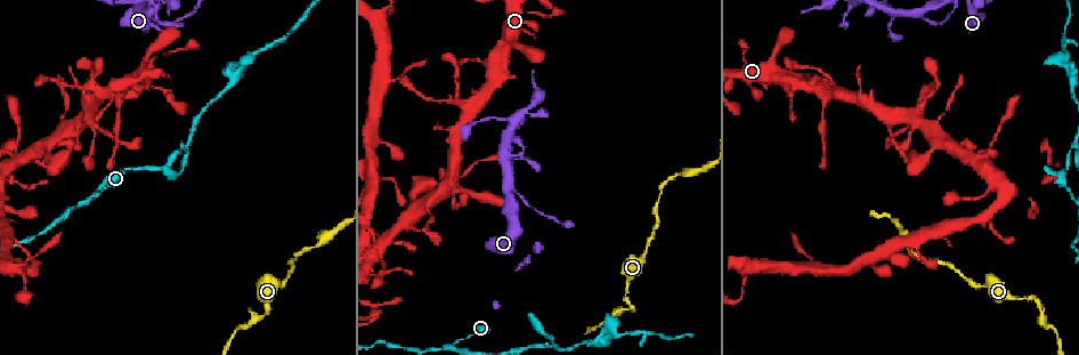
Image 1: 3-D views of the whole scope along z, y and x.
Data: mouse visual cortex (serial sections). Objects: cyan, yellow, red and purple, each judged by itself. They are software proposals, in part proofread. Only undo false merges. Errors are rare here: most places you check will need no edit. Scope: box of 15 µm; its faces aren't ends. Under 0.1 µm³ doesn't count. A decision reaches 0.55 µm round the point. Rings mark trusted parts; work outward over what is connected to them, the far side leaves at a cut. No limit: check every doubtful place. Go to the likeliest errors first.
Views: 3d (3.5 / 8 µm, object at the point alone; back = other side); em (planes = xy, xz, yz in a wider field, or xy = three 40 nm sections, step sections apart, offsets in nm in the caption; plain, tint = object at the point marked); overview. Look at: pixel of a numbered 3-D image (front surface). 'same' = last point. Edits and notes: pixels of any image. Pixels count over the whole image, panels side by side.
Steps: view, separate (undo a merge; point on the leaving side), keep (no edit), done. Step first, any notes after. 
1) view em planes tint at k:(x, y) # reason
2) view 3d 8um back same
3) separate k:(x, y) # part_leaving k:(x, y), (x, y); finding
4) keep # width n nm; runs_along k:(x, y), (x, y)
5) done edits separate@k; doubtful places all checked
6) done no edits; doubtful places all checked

view 3d 3.5um at 1:(241, 68) # a fork

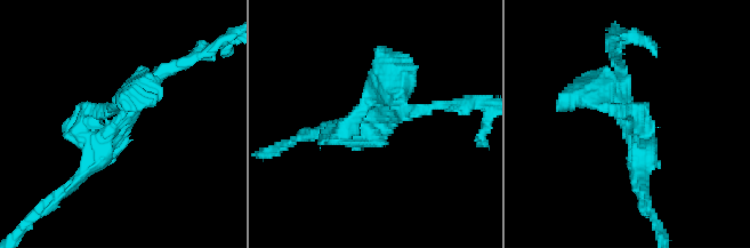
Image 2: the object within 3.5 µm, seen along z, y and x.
view em xy step 5 tint at 2:(625, 120)

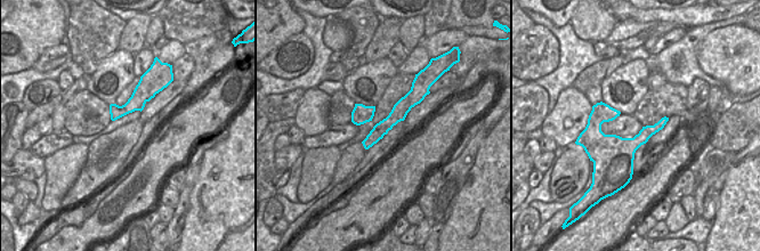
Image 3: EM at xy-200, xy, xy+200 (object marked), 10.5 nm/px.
keep # width 180 nm; runs_along 3:(414, 88), (414, 95), (366, 145); continuous, no second cell

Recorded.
view 3d 8um at 1:(624, 297) # abrupt turn

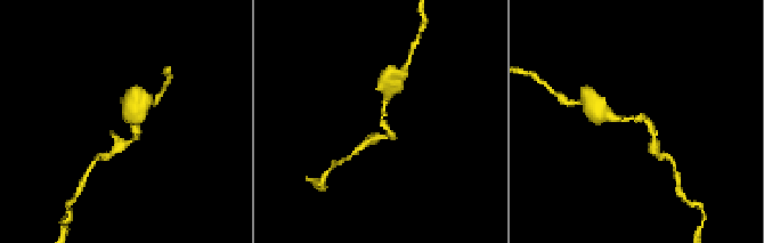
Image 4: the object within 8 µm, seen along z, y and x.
view em xy step 2 tint at 4:(382, 120) # arm_widths 200, 250 nm

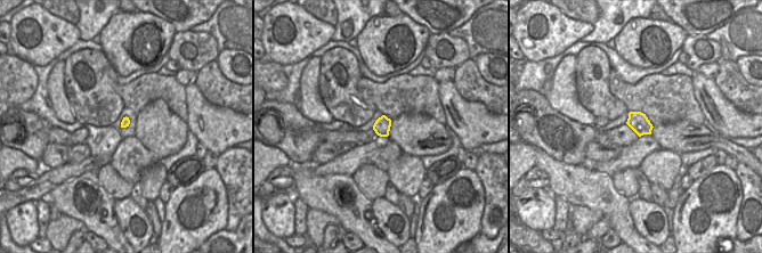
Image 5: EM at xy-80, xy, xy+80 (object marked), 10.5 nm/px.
keep # width 170 nm; runs_along 4:(598, 110), (644, 119), (653, 137); continuous, no second cell

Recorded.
view 3d 3.5um at 1:(269, 311) # abrupt turn

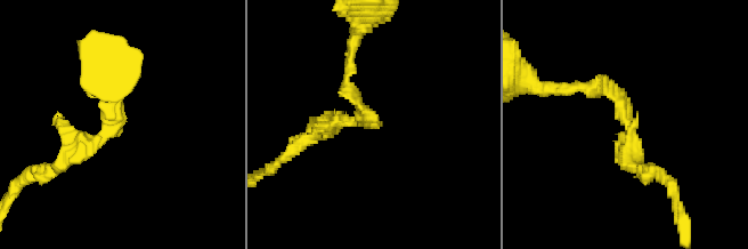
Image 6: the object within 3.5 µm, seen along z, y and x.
view em xy step 2 tint at 6:(114, 121)

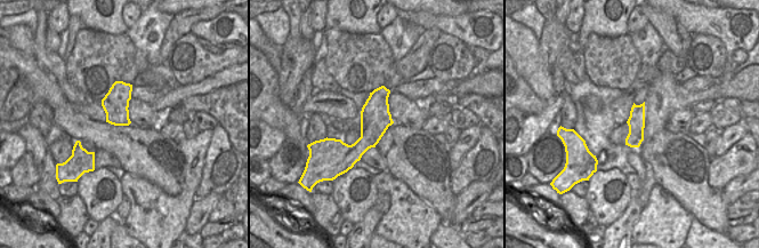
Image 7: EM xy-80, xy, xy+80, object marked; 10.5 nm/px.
view em planes tint same # cut it another way

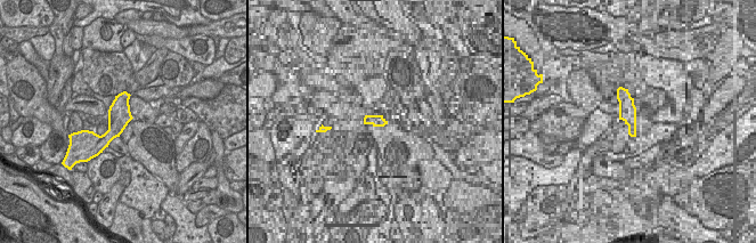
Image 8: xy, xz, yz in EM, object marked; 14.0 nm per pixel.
keep # runs_along 6:(578, 88), (617, 96), (637, 166); one cell here

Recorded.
view em planes tint at 1:(916, 14) # small branch off a trunk

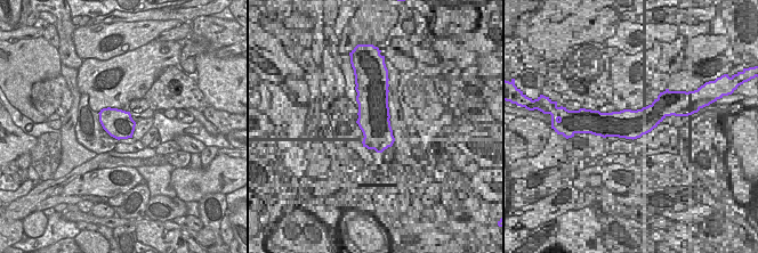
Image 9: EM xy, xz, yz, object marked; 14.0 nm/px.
view 3d 3.5um same

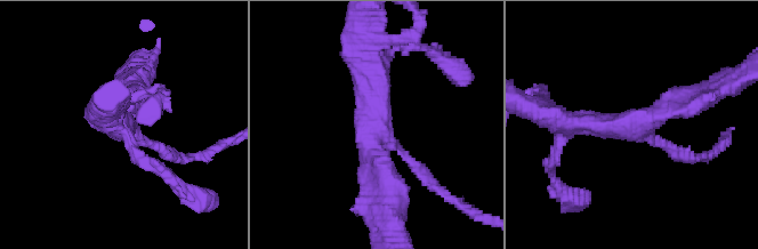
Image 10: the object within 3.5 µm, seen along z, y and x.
keep # width 400 nm; runs_along 10:(699, 94), (637, 126), (561, 122); one cell here

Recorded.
view 3d 8um at 1:(294, 27) # a narrow waist

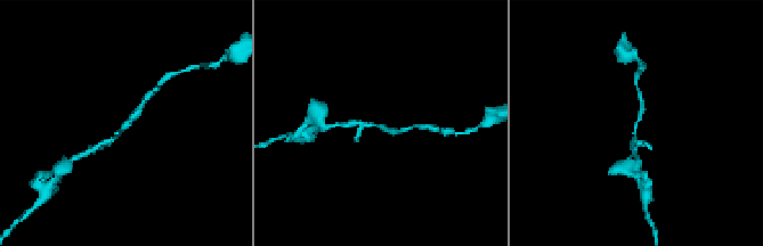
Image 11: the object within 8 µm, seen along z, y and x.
view em xy step 2 tint at 11:(636, 126) # arm_widths 150, 150 nm

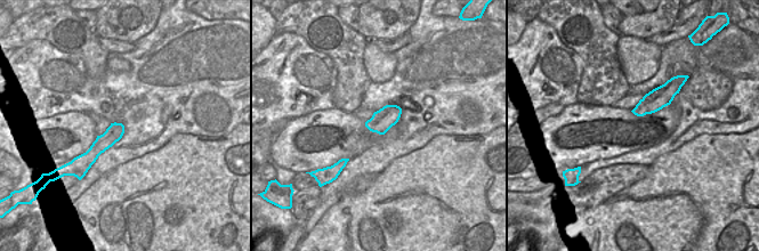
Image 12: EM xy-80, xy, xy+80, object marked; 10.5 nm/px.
keep # runs_along 12:(121, 128), (87, 159); one cell here

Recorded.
done no edits; doubtful places all checked

